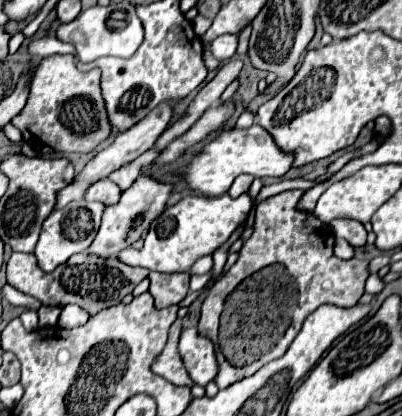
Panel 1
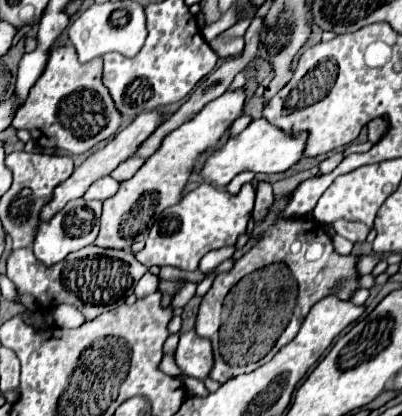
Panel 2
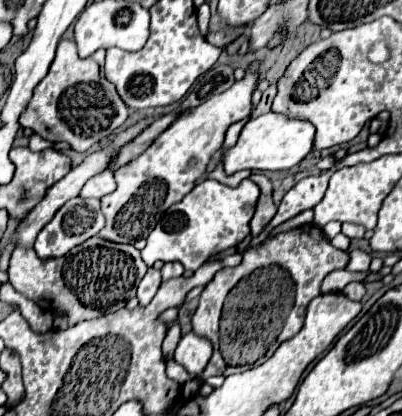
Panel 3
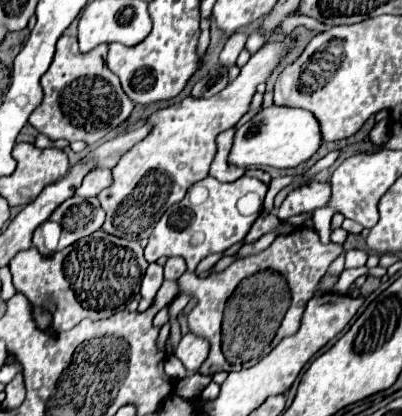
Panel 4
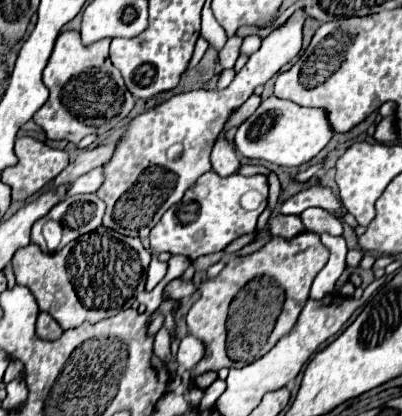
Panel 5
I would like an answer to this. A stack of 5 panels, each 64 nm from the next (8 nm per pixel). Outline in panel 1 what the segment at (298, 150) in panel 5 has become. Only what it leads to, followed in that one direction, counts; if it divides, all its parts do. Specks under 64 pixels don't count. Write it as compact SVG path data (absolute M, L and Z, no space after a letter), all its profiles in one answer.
M252 124L250 128L232 128L232 130L220 130L218 136L204 144L198 158L192 160L186 182L194 192L204 192L206 196L220 196L228 192L230 184L240 174L252 174L256 178L262 176L284 176L294 162L294 154L282 150L270 132L266 132L260 124Z

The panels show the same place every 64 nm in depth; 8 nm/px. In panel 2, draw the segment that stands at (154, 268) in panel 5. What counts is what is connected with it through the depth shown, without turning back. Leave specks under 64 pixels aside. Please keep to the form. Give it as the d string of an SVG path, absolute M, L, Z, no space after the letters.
M148 272L148 274L144 274L144 278L136 284L136 296L138 296L138 298L144 298L144 296L156 292L156 288L158 288L158 276L152 274L152 272Z

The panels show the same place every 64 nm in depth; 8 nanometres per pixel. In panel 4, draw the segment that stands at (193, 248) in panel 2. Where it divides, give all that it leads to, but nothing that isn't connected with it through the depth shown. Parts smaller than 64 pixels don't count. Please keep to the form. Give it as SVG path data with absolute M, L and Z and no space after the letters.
M206 176L204 180L196 182L188 190L184 200L170 206L154 226L148 238L148 246L144 248L146 260L156 262L160 256L166 258L182 256L188 264L188 272L194 272L198 262L208 254L223 253L230 246L242 242L248 230L252 228L254 220L260 216L250 212L244 214L238 210L238 200L250 192L258 194L260 200L264 200L268 192L268 184L264 184L258 178L246 178L246 176L234 182L218 182L212 176Z

